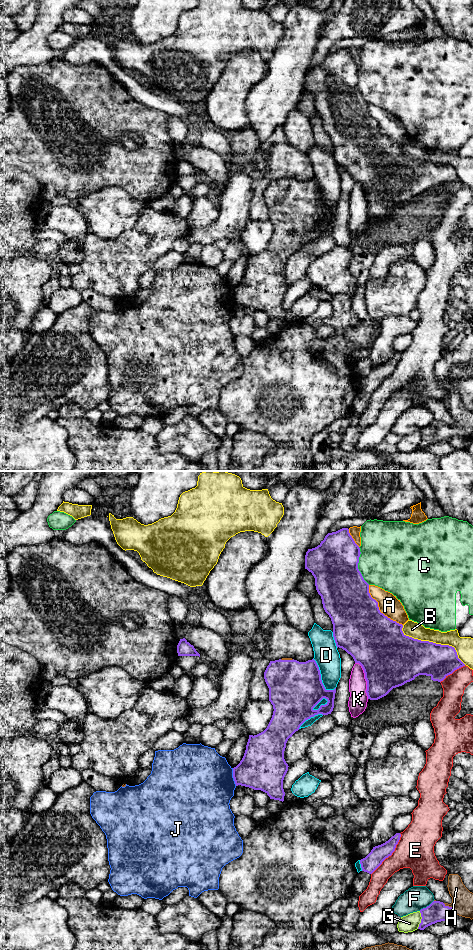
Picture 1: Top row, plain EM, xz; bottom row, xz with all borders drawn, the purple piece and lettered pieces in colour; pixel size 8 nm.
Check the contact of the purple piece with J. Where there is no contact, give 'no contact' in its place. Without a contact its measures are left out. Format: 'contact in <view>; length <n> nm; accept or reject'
contact in xz; length 150 nm; reject

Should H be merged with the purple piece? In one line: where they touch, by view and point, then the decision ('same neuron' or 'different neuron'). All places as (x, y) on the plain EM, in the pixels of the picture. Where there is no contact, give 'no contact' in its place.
meets purple in xz at (451, 427); same neuron

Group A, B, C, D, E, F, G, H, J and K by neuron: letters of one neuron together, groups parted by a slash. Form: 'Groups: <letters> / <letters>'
Groups: A / B K / C / D / E / F / G / H / J

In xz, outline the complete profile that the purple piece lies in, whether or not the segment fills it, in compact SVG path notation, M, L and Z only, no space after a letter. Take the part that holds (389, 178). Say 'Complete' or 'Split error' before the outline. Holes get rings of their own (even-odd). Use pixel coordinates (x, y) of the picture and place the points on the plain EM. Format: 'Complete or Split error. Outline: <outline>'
Complete. Outline: M342 48L328 53L317 67L308 69L305 89L315 98L323 128L333 144L337 168L350 174L364 190L368 219L378 220L393 208L402 206L419 195L430 196L431 200L441 202L455 190L465 186L454 167L406 156L402 151L402 144L380 132L378 122L369 113L369 104L358 89L360 74L360 68L349 49Z

